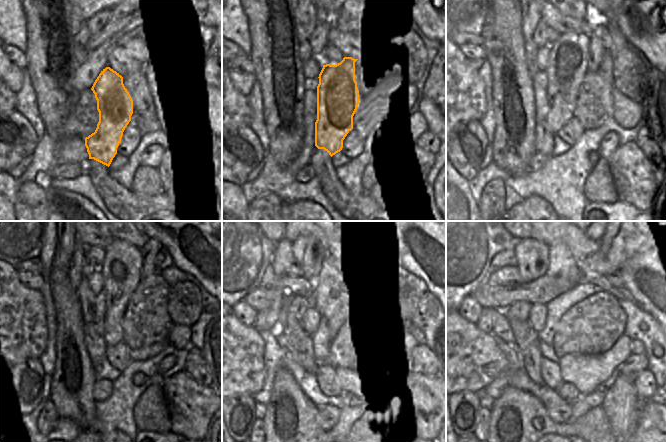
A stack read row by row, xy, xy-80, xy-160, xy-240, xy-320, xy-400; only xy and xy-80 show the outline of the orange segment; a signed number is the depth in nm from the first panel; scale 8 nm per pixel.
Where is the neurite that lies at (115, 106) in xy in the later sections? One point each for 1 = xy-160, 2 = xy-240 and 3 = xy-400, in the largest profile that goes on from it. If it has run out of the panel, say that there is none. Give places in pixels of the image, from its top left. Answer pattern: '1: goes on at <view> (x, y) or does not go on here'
1: goes on at xy-160 (567, 66)
2: goes on at xy-240 (121, 268)
3: goes on at xy-400 (562, 263)

